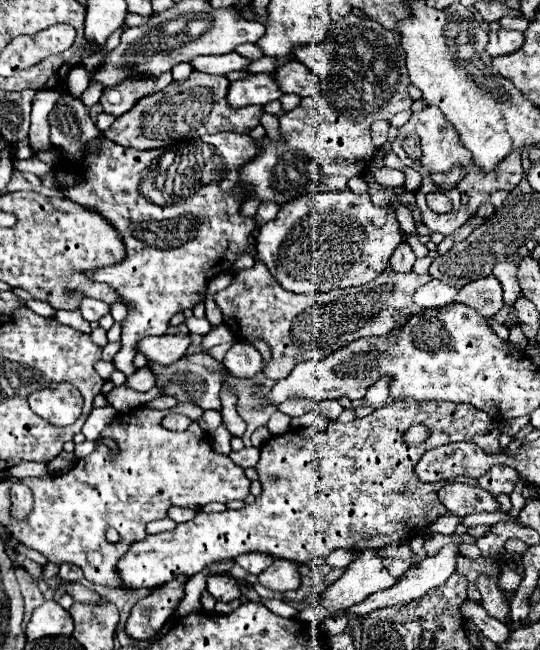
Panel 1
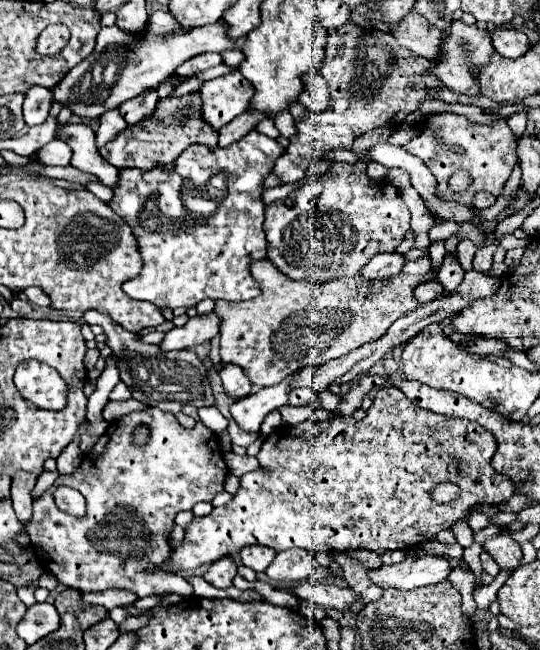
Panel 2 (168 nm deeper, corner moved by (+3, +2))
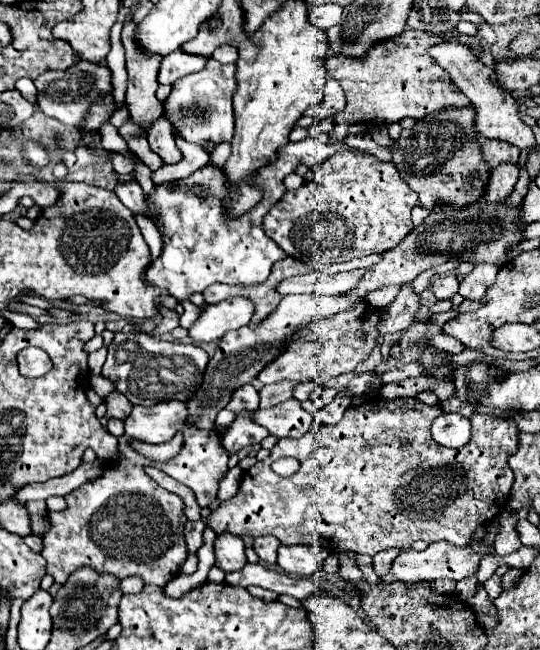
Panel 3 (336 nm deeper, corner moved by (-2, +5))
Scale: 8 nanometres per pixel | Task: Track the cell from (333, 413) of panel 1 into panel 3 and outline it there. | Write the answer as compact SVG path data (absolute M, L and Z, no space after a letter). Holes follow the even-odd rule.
M294 398L280 403L272 409L256 409L252 415L258 425L270 431L270 435L282 437L300 437L314 424L313 416L306 412L301 403Z

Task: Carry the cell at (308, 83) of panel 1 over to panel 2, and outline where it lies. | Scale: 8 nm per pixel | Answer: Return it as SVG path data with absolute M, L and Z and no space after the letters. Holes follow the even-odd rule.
M311 70L303 76L305 88L301 92L299 102L309 110L309 112L323 112L329 108L329 88L327 82L321 78L317 70Z

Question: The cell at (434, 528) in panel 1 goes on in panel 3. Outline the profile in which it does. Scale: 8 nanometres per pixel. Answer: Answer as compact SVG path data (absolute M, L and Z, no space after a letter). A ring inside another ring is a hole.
M482 539L472 543L472 545L466 545L466 547L454 547L452 543L438 541L438 543L428 545L424 551L404 551L404 553L400 553L392 563L392 573L404 583L432 581L432 579L444 579L444 577L460 581L460 579L470 577L478 571L480 559L486 553L494 553L494 545L486 545Z

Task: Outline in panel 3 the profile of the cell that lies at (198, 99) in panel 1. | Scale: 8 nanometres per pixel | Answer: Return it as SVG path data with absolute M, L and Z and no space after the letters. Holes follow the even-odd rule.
M112 155L112 163L114 163L114 171L120 175L130 173L134 169L134 159L124 157L124 155Z

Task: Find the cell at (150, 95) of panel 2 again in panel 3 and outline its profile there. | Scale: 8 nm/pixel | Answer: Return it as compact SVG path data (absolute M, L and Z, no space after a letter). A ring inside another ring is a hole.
M166 117L158 119L158 123L154 123L154 127L150 129L150 135L148 135L148 143L150 143L150 149L156 155L160 155L166 165L174 165L182 159L182 151L176 147L176 141L170 131L170 123L166 123Z

